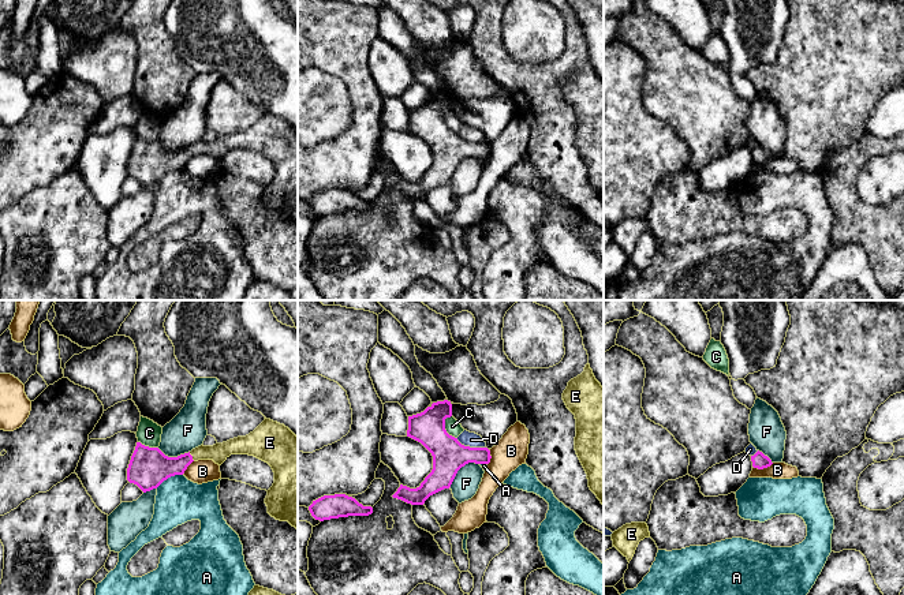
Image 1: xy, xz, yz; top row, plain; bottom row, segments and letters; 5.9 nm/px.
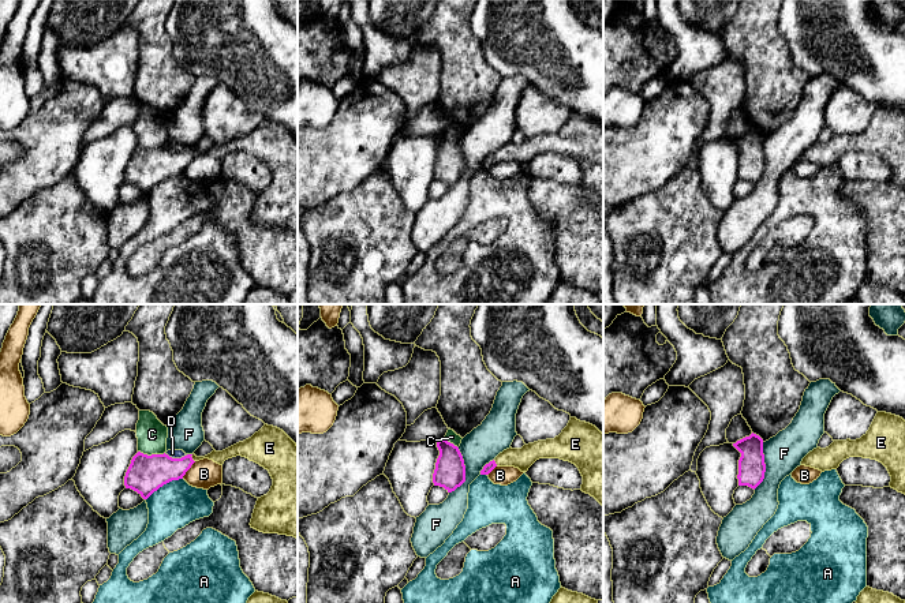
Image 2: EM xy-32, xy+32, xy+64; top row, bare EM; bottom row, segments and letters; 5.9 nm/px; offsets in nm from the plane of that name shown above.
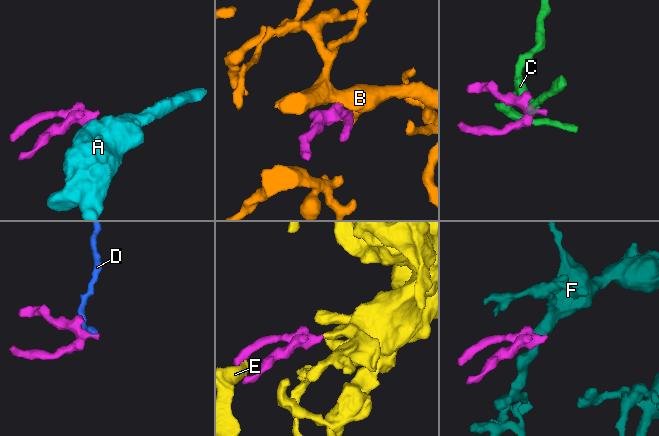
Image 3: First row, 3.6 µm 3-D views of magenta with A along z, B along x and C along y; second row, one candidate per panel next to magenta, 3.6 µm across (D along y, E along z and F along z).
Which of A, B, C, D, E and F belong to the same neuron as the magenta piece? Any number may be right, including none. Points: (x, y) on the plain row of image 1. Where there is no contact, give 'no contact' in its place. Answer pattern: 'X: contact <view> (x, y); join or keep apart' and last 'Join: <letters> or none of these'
A: contact xy (168, 171); keep apart
B: contact yz (762, 163); keep apart
C: contact xz (444, 122); keep apart
D: contact xz (471, 142); keep apart
E: contact xy (191, 150); join
F: contact xz (460, 161); keep apart
Join: E

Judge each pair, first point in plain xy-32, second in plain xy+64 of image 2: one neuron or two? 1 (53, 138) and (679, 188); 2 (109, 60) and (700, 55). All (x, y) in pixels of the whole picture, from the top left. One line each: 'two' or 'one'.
1: two
2: two

